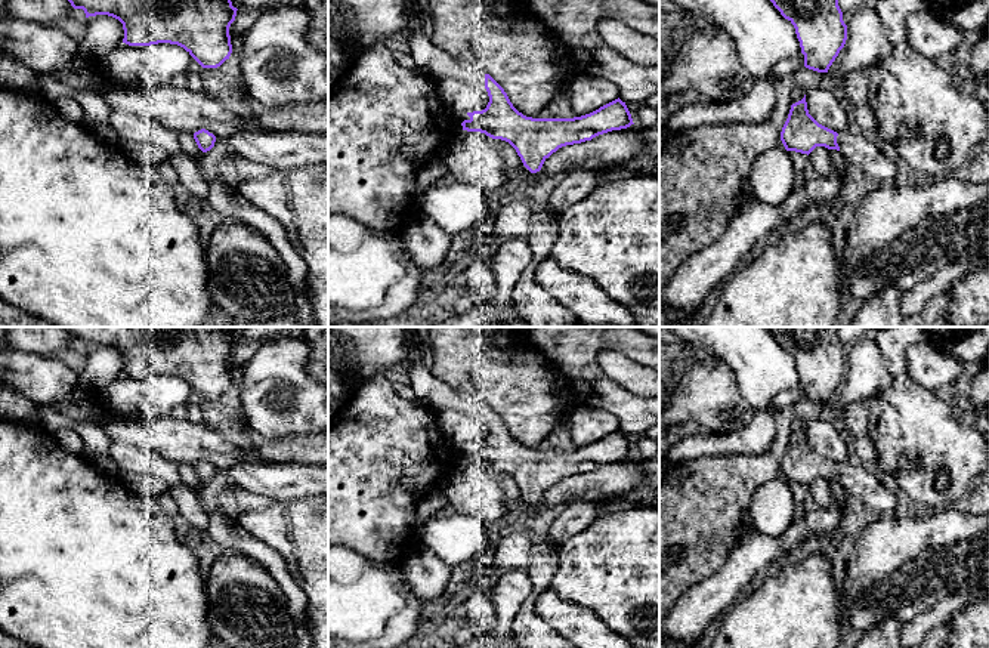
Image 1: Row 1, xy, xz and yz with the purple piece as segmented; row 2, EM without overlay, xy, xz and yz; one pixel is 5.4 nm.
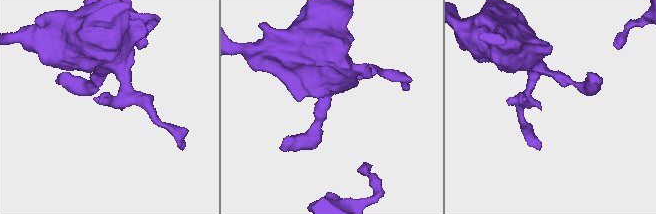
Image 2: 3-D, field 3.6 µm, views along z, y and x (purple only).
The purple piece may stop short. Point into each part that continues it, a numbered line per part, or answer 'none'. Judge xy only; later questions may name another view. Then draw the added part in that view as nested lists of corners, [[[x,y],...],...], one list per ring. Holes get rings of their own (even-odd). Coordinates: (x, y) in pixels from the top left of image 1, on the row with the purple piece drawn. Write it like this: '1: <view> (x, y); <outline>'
none

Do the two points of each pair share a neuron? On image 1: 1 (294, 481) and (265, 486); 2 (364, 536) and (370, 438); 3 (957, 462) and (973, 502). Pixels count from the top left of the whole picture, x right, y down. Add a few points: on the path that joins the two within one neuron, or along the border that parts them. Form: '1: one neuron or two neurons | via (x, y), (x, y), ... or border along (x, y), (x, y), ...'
1: one neuron | via (287, 481), (272, 481)
2: one neuron | via (365, 512), (365, 483), (368, 480), (370, 462)
3: two neurons | border along (973, 486), (964, 499)

